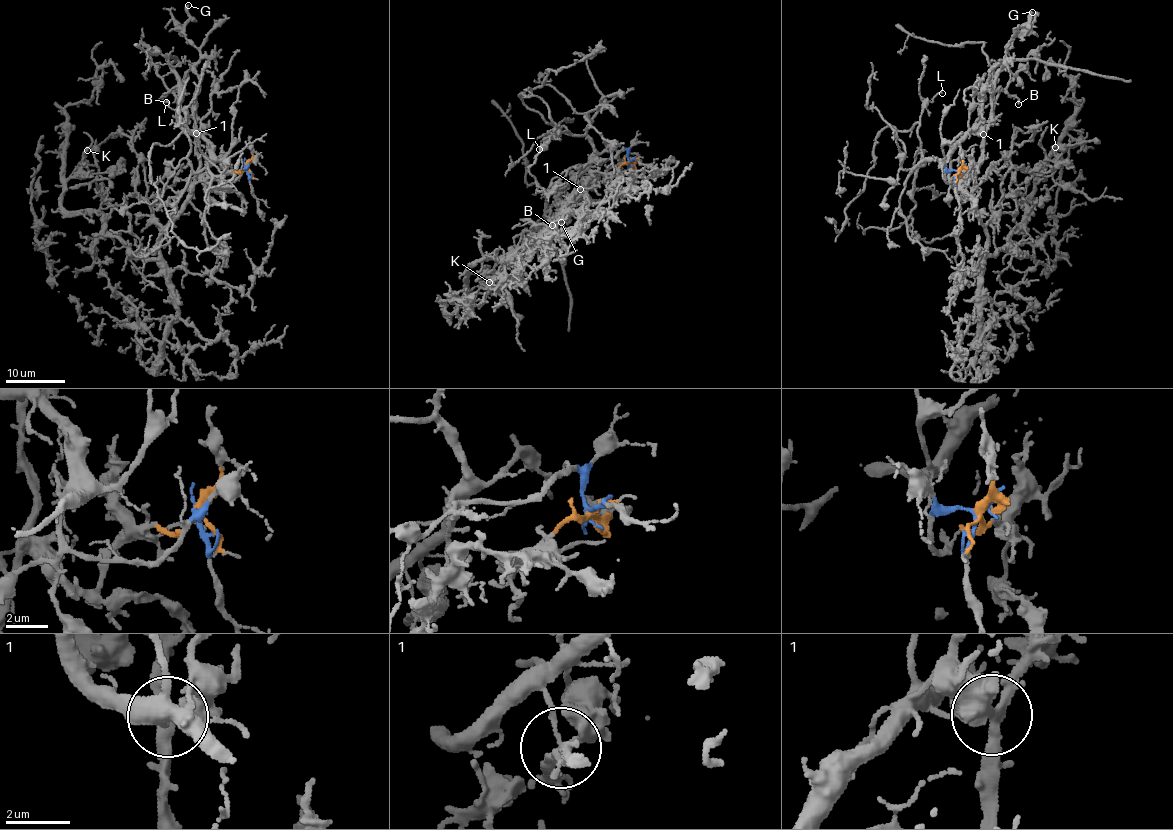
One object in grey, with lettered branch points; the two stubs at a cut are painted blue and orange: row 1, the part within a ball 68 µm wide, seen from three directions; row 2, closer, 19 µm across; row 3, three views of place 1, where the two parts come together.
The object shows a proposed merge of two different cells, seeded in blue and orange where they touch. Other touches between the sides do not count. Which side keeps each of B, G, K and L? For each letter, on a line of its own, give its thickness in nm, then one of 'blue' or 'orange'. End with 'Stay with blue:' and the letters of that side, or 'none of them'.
B: 130 nm | orange
G: 360 nm | orange
K: 240 nm | orange
L: 110 nm | blue
Stay with blue: L

